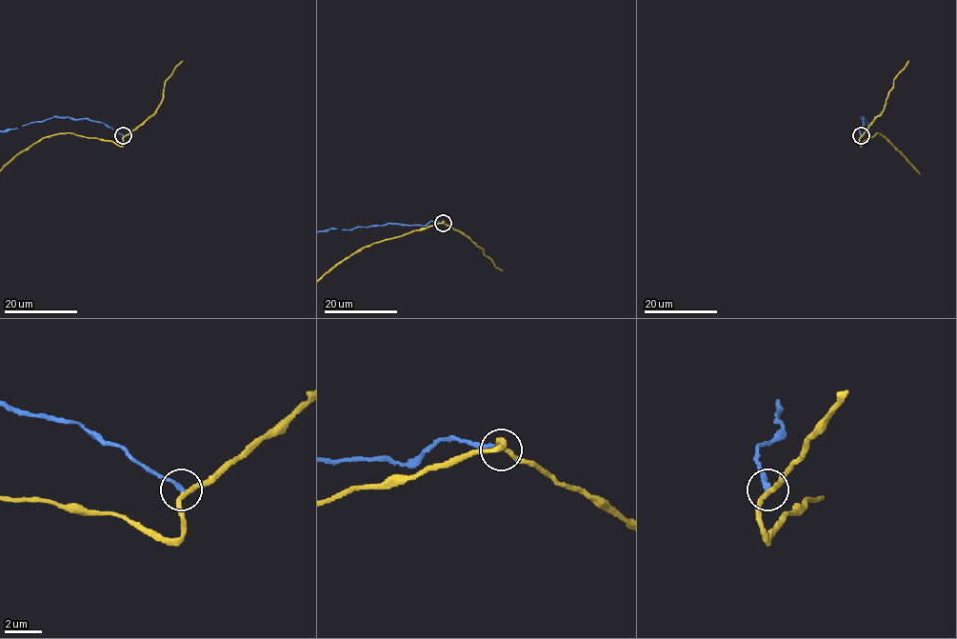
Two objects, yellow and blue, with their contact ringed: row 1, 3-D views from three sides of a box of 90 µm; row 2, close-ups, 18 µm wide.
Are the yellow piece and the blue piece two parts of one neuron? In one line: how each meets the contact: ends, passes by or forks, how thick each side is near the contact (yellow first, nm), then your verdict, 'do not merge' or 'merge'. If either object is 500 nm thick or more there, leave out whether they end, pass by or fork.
yellow passes by | blue ends | 240/240 nm | do not merge

